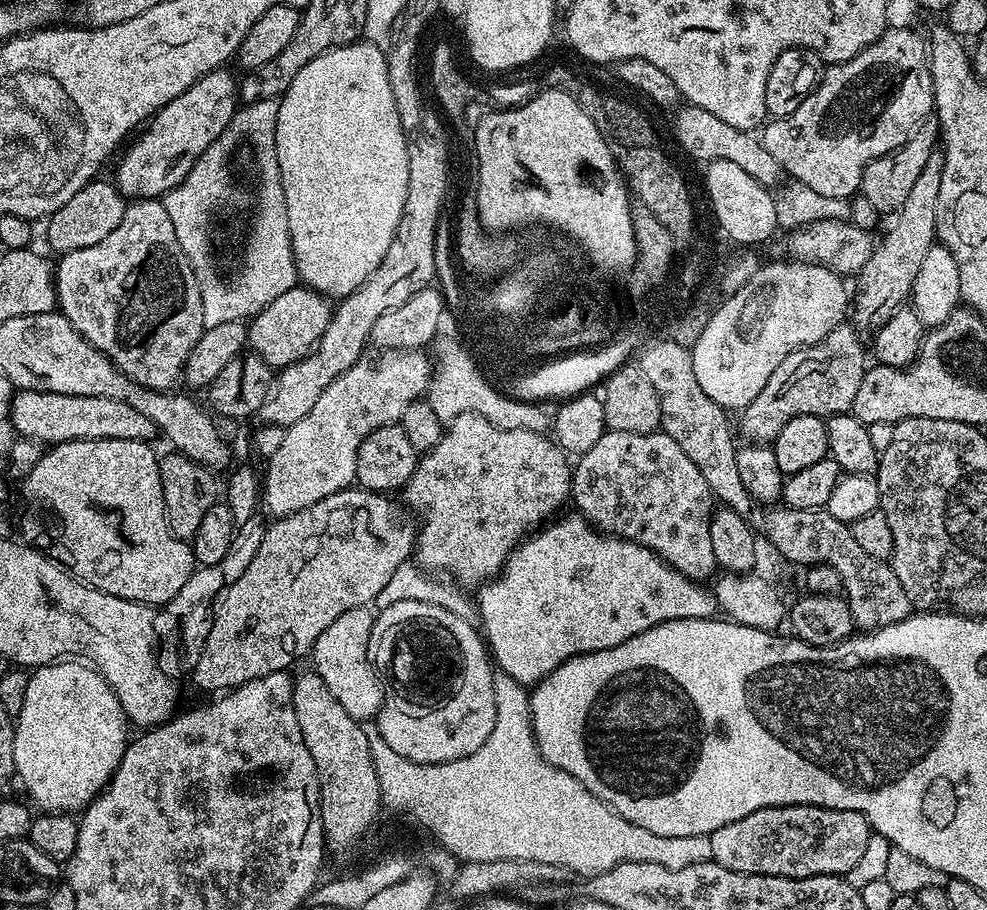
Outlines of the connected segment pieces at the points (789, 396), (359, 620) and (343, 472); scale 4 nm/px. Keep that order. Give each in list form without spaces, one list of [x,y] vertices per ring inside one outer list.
[[[842,322],[817,344],[799,348],[782,358],[778,370],[770,374],[770,382],[762,386],[762,394],[758,394],[758,398],[754,398],[754,402],[750,402],[739,413],[740,428],[745,436],[743,439],[767,445],[775,440],[790,418],[827,418],[851,412],[854,394],[858,394],[858,386],[866,371],[866,348],[860,345],[860,339],[861,333],[851,323]]]
[[[362,607],[338,614],[338,618],[334,618],[334,622],[330,622],[330,626],[318,634],[318,642],[310,653],[311,667],[320,675],[322,682],[326,682],[330,694],[338,698],[350,718],[361,722],[371,721],[380,711],[385,693],[370,655],[374,616],[368,611],[367,607]]]
[[[385,348],[369,351],[360,356],[358,362],[354,362],[354,366],[346,370],[346,374],[338,374],[338,378],[334,378],[334,382],[330,382],[330,386],[326,386],[326,390],[318,397],[318,402],[314,402],[313,408],[305,416],[298,418],[298,422],[284,429],[286,438],[282,441],[282,447],[274,455],[267,457],[268,477],[265,475],[262,480],[263,511],[272,518],[289,516],[306,506],[314,506],[314,502],[341,492],[343,488],[353,487],[358,450],[362,442],[374,430],[403,421],[406,406],[427,393],[432,383],[433,371],[434,364],[427,351]]]

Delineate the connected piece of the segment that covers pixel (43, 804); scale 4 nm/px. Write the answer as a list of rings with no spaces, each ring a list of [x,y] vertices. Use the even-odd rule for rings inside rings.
[[[57,662],[55,664],[45,664],[33,671],[28,677],[26,686],[26,703],[23,704],[20,715],[14,720],[14,766],[16,767],[15,775],[20,776],[24,783],[24,788],[28,791],[27,799],[40,807],[44,812],[63,812],[65,814],[76,814],[88,807],[88,804],[95,798],[110,782],[110,778],[118,770],[118,762],[122,762],[122,754],[128,748],[130,743],[130,721],[125,716],[114,690],[102,678],[102,674],[95,668],[84,662]]]

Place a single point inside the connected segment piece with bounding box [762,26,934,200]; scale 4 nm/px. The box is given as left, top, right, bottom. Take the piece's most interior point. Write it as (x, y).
(864, 108)

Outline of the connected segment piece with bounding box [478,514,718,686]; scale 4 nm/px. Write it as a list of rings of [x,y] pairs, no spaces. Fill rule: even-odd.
[[[561,515],[521,540],[502,571],[478,589],[478,624],[491,659],[499,671],[525,686],[539,684],[572,656],[618,646],[662,622],[706,620],[718,612],[715,596],[703,583],[674,570],[646,546],[598,532],[583,516],[571,515]]]

